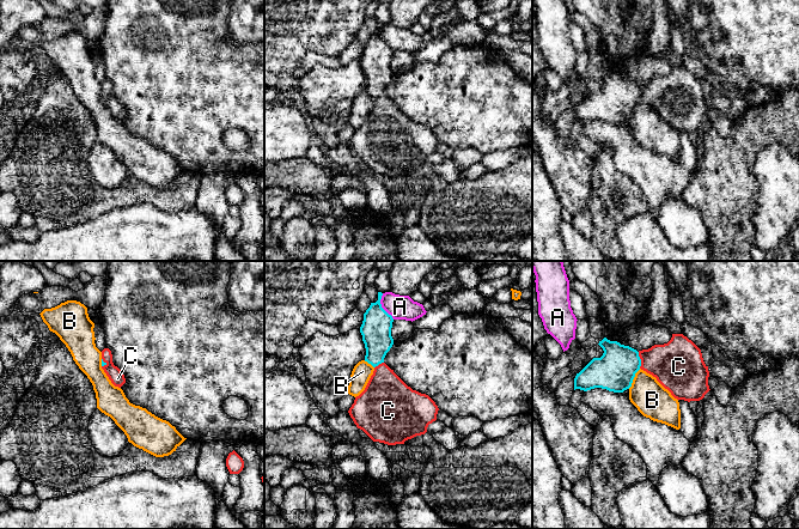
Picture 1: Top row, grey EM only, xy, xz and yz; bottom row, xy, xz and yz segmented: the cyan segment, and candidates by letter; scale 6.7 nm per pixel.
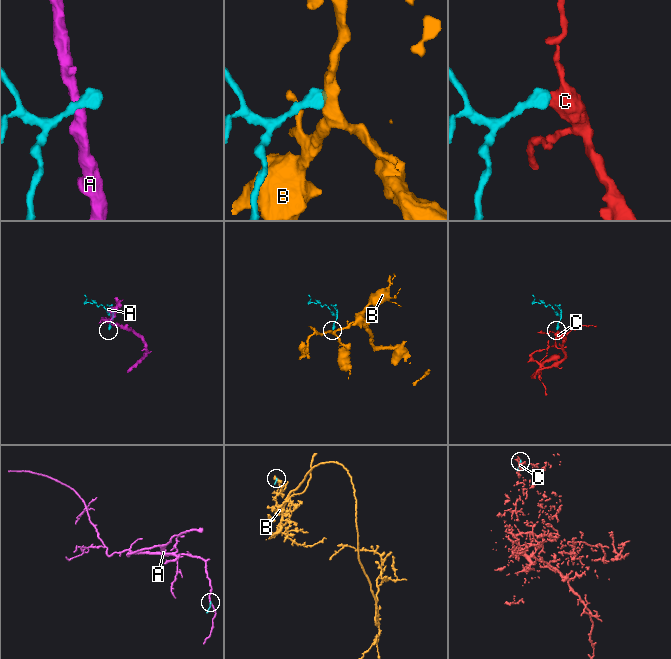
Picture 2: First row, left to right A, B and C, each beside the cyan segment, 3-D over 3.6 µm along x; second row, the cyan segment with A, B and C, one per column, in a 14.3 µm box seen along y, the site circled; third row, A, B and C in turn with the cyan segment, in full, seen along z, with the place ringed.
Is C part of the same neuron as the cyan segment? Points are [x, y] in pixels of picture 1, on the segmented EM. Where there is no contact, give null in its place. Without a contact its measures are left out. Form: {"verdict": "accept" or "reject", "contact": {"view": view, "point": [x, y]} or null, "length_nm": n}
{"verdict": "accept", "contact": {"view": "yz", "point": [640, 360]}, "length_nm": 110}

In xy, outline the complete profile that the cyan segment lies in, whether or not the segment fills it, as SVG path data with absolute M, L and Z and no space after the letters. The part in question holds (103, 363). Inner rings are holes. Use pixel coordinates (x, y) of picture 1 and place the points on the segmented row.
M109 348L102 351L102 369L115 387L121 388L126 383L123 372L112 363L112 354Z

